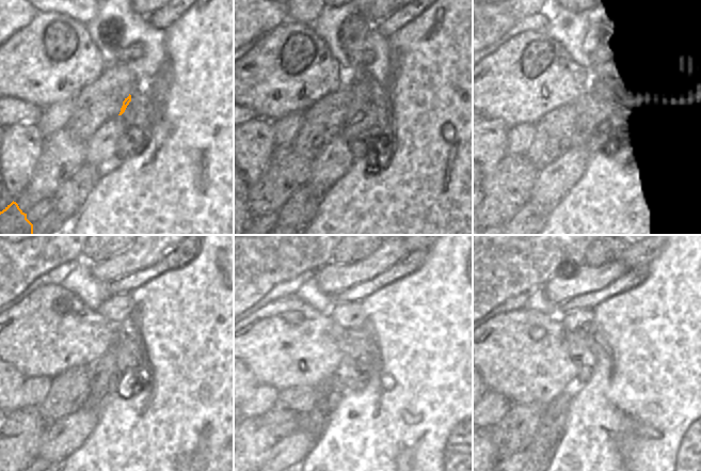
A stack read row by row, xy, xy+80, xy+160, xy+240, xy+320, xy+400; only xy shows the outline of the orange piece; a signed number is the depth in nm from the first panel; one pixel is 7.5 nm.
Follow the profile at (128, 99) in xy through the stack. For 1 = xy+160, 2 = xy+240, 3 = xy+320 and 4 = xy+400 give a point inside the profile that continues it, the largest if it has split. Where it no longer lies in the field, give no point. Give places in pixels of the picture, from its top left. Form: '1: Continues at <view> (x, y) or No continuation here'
1: Continues at xy+160 (590, 107)
2: Continues at xy+240 (99, 372)
3: Continues at xy+320 (329, 393)
4: Continues at xy+400 (540, 452).

